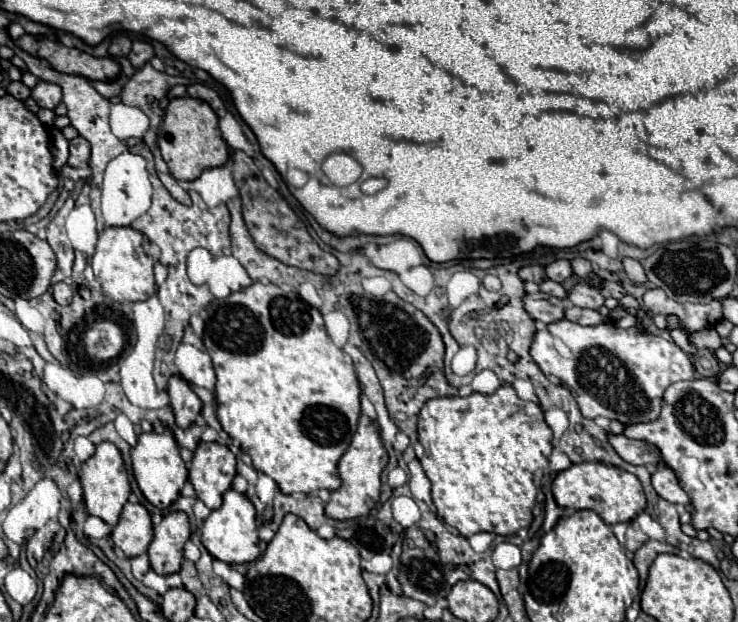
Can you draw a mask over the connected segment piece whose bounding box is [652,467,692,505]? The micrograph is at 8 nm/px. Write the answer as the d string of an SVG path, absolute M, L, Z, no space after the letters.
M660 467L654 475L652 475L652 485L656 489L656 493L670 501L670 503L680 503L680 505L690 505L690 497L688 493L682 489L676 473L670 467Z

